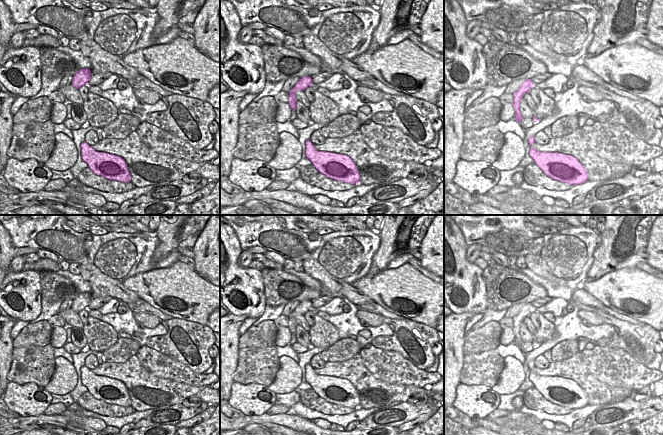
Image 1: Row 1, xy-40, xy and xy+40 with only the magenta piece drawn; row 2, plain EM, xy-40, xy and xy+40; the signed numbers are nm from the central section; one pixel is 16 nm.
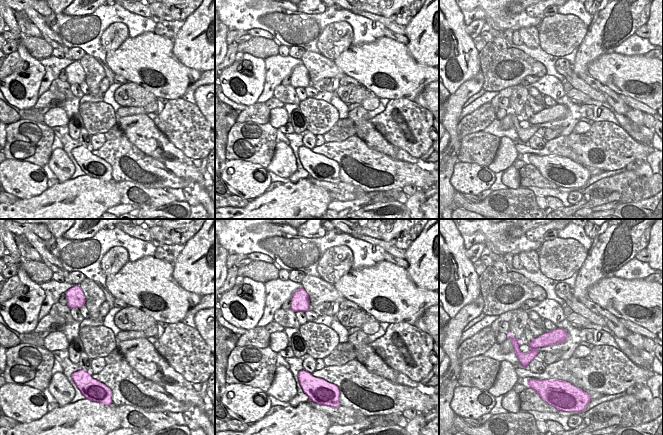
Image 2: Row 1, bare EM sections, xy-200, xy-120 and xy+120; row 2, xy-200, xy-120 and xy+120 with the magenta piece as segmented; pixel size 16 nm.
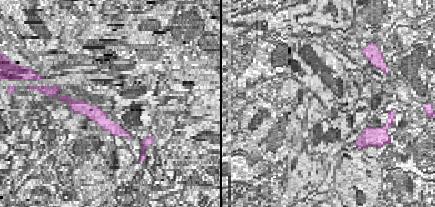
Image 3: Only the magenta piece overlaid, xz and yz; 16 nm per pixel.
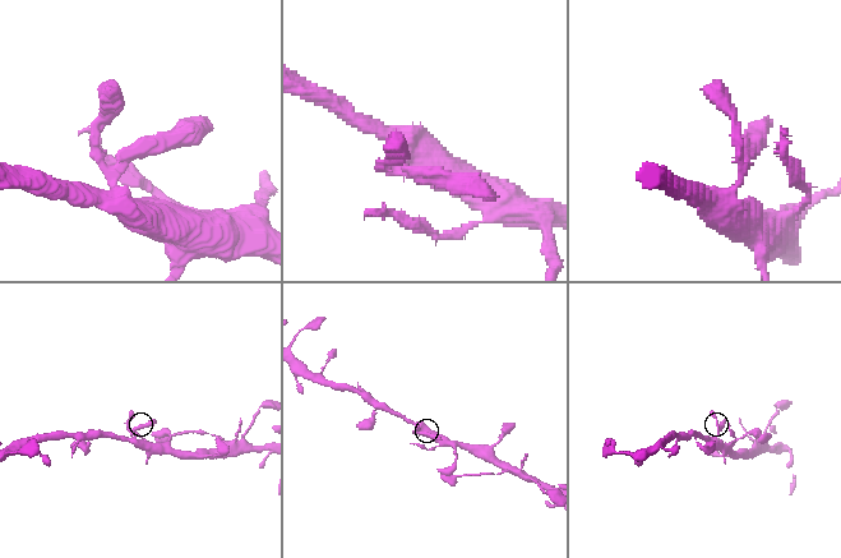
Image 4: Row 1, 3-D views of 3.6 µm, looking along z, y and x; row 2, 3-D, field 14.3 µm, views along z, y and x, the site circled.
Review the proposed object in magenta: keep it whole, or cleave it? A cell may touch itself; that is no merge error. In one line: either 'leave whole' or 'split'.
leave whole

